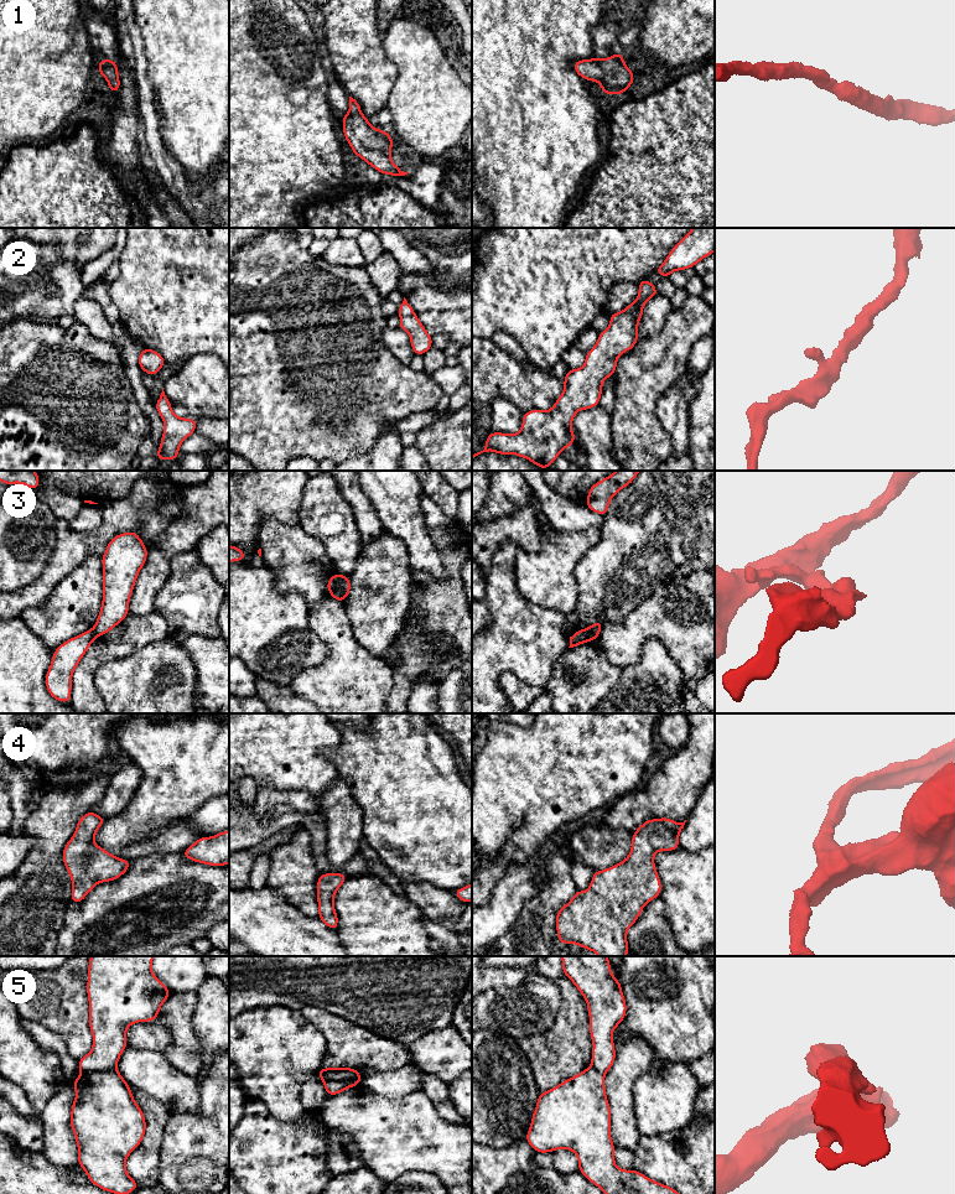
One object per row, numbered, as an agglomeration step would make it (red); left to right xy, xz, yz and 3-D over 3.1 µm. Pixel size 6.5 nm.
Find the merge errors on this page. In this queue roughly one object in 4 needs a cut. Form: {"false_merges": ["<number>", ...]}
{"false_merges": ["3", "5"]}

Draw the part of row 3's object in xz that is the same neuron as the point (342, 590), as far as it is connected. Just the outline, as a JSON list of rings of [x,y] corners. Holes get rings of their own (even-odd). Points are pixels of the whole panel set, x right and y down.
[[[342,576],[337,582],[336,590],[332,592],[331,597],[343,603],[351,592],[351,581],[348,576]]]

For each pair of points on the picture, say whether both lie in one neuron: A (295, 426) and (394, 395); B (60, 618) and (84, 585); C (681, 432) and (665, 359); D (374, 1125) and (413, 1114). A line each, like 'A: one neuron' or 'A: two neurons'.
A: one neuron
B: one neuron
C: two neurons
D: one neuron

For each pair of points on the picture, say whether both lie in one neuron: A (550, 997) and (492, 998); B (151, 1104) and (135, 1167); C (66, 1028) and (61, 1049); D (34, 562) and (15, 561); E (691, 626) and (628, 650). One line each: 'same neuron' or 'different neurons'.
A: same neuron
B: same neuron
C: different neurons
D: same neuron
E: same neuron

